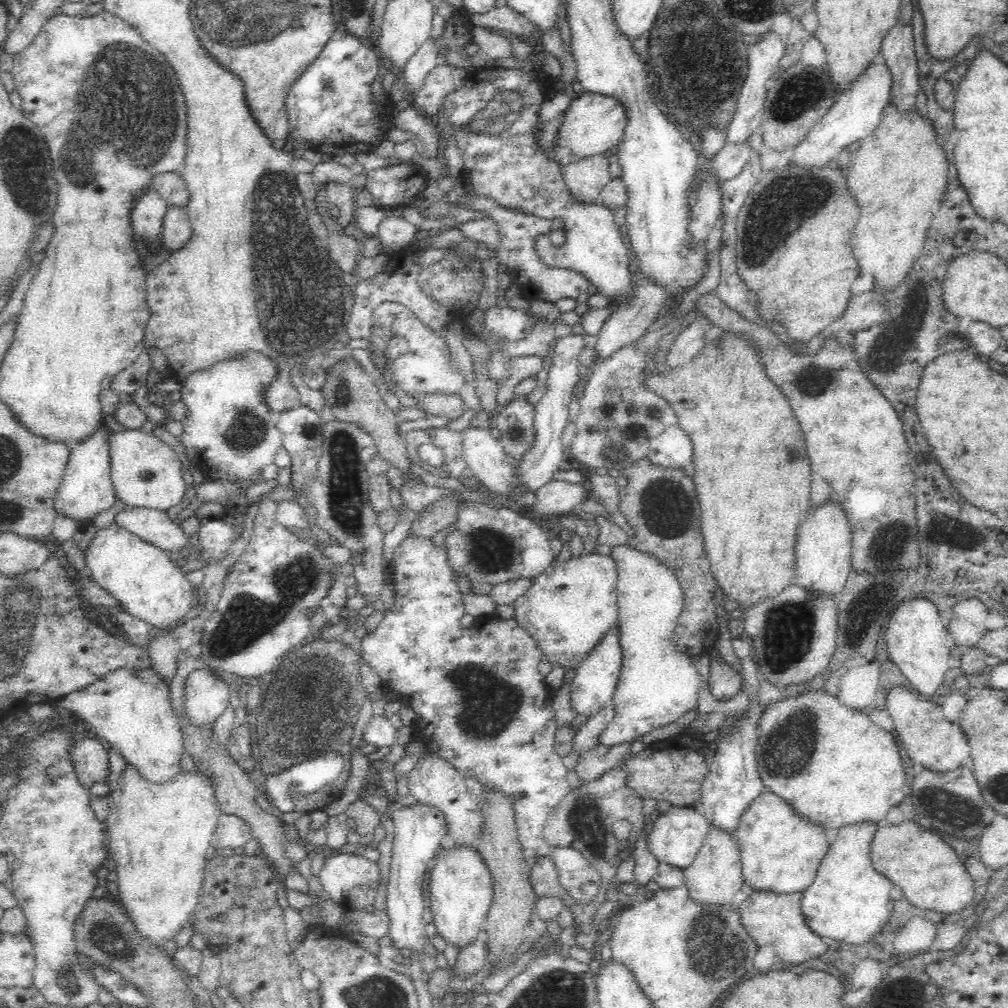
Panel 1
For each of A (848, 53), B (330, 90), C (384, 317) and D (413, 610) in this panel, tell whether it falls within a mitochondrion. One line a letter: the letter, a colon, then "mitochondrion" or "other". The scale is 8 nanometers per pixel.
A: other
B: mitochondrion
C: other
D: other

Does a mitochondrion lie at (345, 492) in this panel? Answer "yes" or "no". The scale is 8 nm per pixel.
yes

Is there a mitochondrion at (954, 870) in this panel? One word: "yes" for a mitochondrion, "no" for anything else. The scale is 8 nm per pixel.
no

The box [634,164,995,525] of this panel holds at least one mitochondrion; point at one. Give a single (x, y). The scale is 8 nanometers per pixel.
(814, 385)

